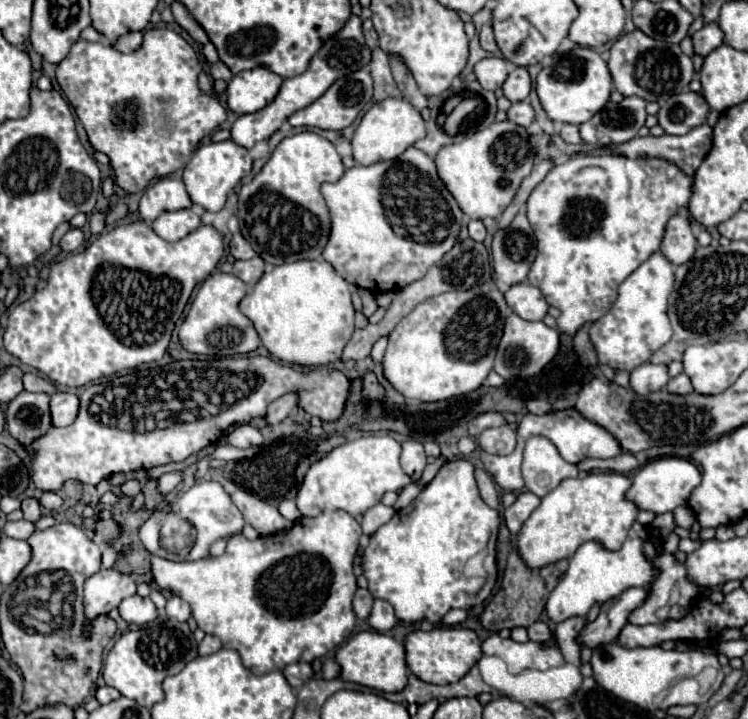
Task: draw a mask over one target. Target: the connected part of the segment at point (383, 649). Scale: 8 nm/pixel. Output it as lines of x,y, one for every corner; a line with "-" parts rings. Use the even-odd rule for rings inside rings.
359,632
351,636
335,654
335,660
341,666
341,678
349,682
375,688
379,692
401,692
407,684
407,662
405,646
389,634
381,632

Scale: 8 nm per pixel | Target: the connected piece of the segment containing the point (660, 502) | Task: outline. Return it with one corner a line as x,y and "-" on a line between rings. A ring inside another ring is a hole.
663,456
635,470
633,486
627,492
627,498
633,500
641,510
663,514
663,512
673,512
677,506
687,504
693,488
697,488
699,484
701,484
701,470
691,460
677,458
677,456

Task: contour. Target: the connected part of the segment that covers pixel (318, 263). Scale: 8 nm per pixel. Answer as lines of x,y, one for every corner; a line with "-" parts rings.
303,260
275,266
273,270
265,272
263,278
253,286
253,290
241,300
239,310
255,324
255,330
261,336
265,348
279,360
289,364
303,364
303,366
329,366
337,358
341,358
345,344
353,334
353,316
355,308
351,304
351,284
345,282
333,266
323,260

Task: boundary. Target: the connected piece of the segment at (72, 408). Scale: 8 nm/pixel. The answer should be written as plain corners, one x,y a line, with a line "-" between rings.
55,392
51,396
53,426
69,426
79,412
79,396
73,392

